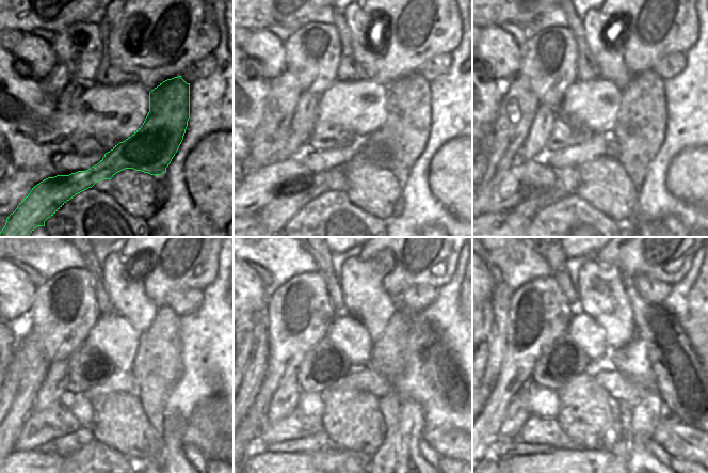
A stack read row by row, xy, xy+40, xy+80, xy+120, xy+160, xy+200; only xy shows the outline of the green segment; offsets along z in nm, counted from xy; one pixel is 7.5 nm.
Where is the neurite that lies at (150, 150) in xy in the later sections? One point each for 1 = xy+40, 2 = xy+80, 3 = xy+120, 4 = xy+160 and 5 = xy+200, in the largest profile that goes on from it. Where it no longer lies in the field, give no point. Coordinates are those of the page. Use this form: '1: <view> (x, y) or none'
1: xy+40 (395, 146)
2: xy+80 (640, 128)
3: xy+120 (158, 365)
4: xy+160 (387, 358)
5: xy+200 (626, 409)

